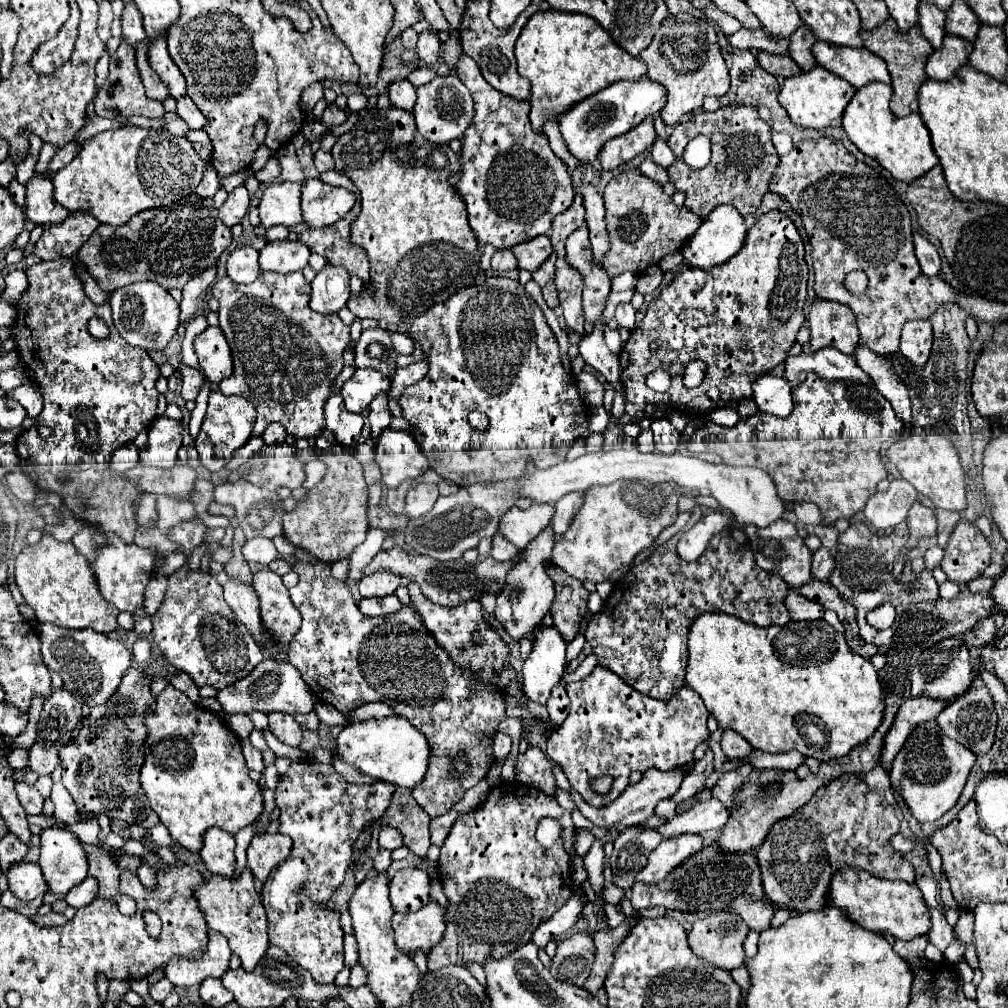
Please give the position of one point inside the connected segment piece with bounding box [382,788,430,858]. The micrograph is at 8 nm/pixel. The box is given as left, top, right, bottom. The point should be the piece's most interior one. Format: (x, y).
(405, 814)

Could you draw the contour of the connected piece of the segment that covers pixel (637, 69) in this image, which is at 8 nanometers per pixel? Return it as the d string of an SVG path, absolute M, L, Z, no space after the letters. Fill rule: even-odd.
M560 10L536 12L522 28L514 46L518 72L532 84L530 122L536 132L550 118L560 118L574 104L608 88L620 80L640 80L646 74L646 64L640 58L628 56L590 16L564 14Z

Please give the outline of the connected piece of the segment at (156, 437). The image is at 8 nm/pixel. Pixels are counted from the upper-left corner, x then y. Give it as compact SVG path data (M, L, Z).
M160 416L148 430L148 450L140 450L140 464L168 470L176 464L178 448L182 446L182 422Z

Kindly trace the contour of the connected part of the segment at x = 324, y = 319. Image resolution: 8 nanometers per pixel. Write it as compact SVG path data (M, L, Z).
M262 272L252 284L236 284L228 276L212 286L212 296L218 300L220 308L220 328L232 348L234 374L220 382L224 396L244 396L254 402L258 420L254 434L262 434L270 422L284 424L286 432L294 438L316 438L324 432L324 404L332 394L334 380L340 376L344 364L342 354L350 342L350 326L342 326L338 314L324 316L310 310L310 284L302 272L276 274Z

